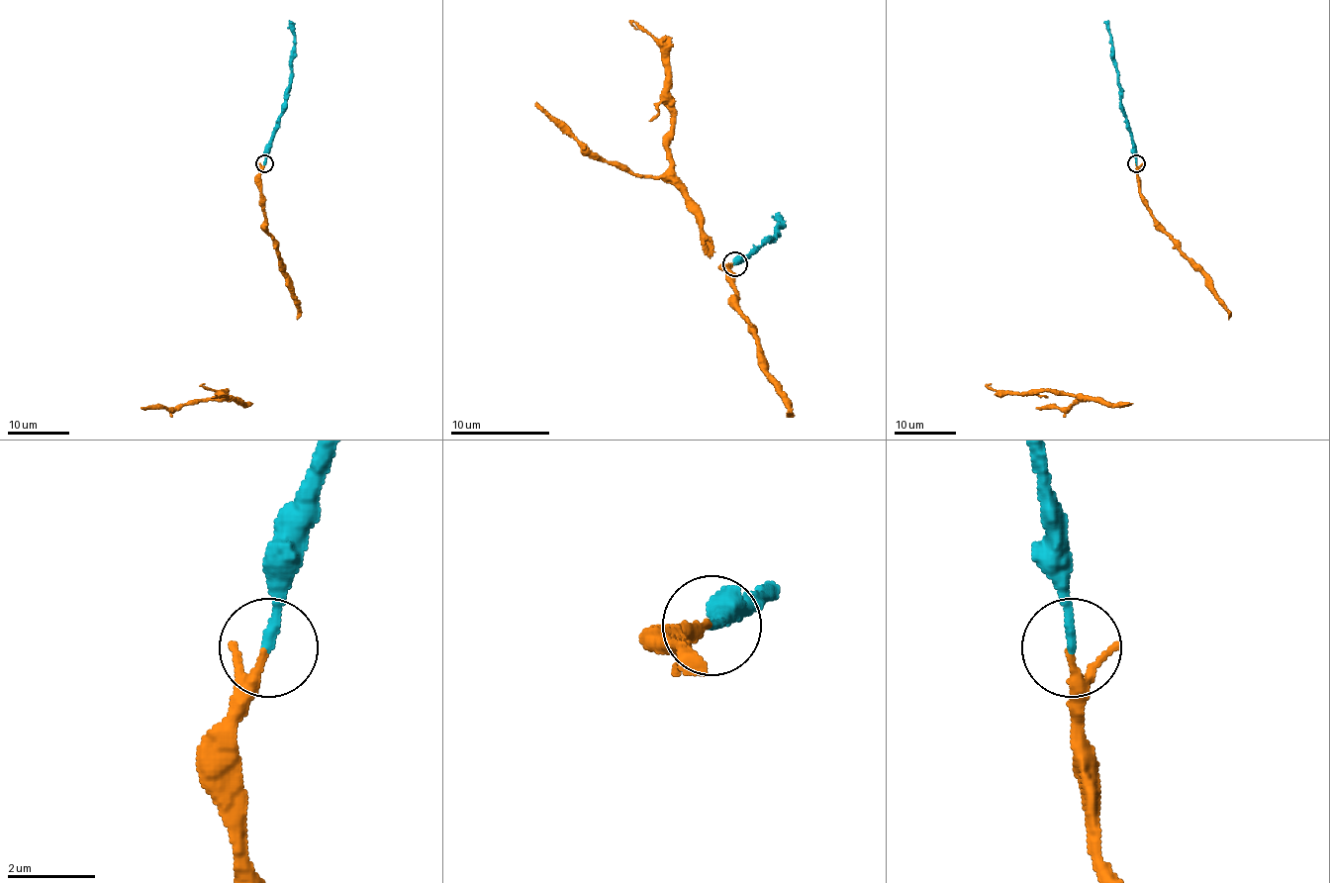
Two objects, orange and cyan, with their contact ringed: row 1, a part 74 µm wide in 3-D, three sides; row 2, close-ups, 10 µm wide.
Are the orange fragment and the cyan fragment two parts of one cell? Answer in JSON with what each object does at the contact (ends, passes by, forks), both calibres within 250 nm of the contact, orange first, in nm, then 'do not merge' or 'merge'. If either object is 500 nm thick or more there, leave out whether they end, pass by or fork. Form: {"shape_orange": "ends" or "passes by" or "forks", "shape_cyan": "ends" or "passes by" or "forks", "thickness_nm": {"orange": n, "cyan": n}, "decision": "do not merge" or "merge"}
{"shape_orange": "passes by", "shape_cyan": "ends", "thickness_nm": {"orange": 170, "cyan": 200}, "decision": "merge"}

